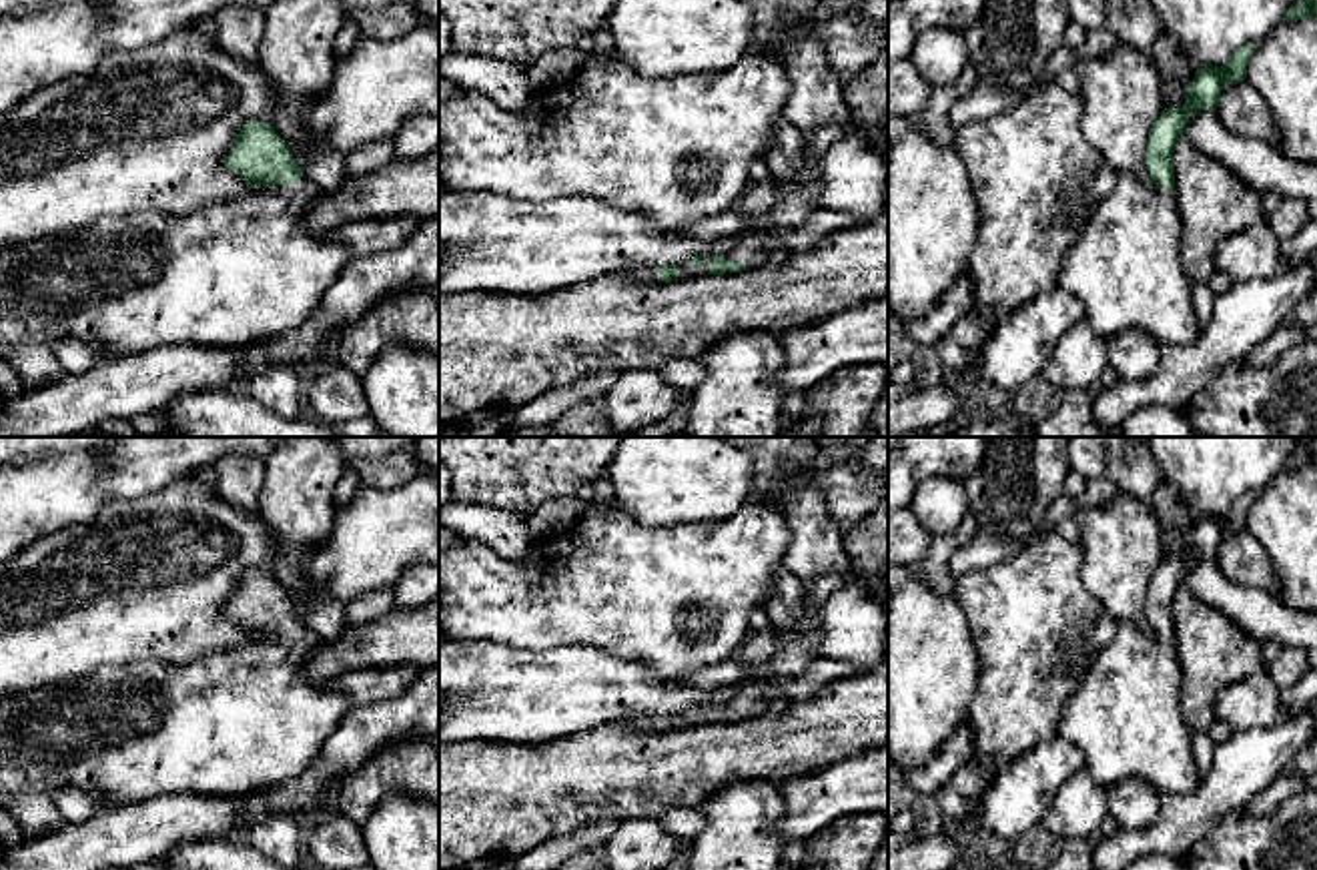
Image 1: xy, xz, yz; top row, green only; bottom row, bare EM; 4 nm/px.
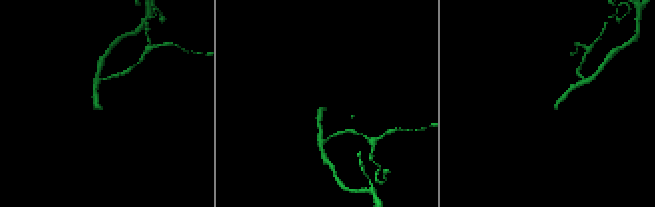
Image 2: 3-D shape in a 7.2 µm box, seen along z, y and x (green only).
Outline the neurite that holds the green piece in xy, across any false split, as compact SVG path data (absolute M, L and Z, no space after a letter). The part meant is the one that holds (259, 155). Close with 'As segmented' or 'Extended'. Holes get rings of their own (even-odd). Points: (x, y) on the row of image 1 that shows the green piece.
M261 120L239 130L225 164L247 184L235 198L202 202L178 216L104 219L0 253L0 359L18 345L50 345L62 337L94 341L106 351L102 361L110 361L160 345L249 347L301 327L353 259L347 245L307 227L307 208L323 188L303 174L275 126Z. Extended

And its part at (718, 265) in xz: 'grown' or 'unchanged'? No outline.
grown

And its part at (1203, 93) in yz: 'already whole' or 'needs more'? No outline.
needs more

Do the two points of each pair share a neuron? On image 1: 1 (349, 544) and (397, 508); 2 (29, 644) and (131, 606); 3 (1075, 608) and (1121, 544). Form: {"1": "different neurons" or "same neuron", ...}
{"1": "same neuron", "2": "same neuron", "3": "different neurons"}

